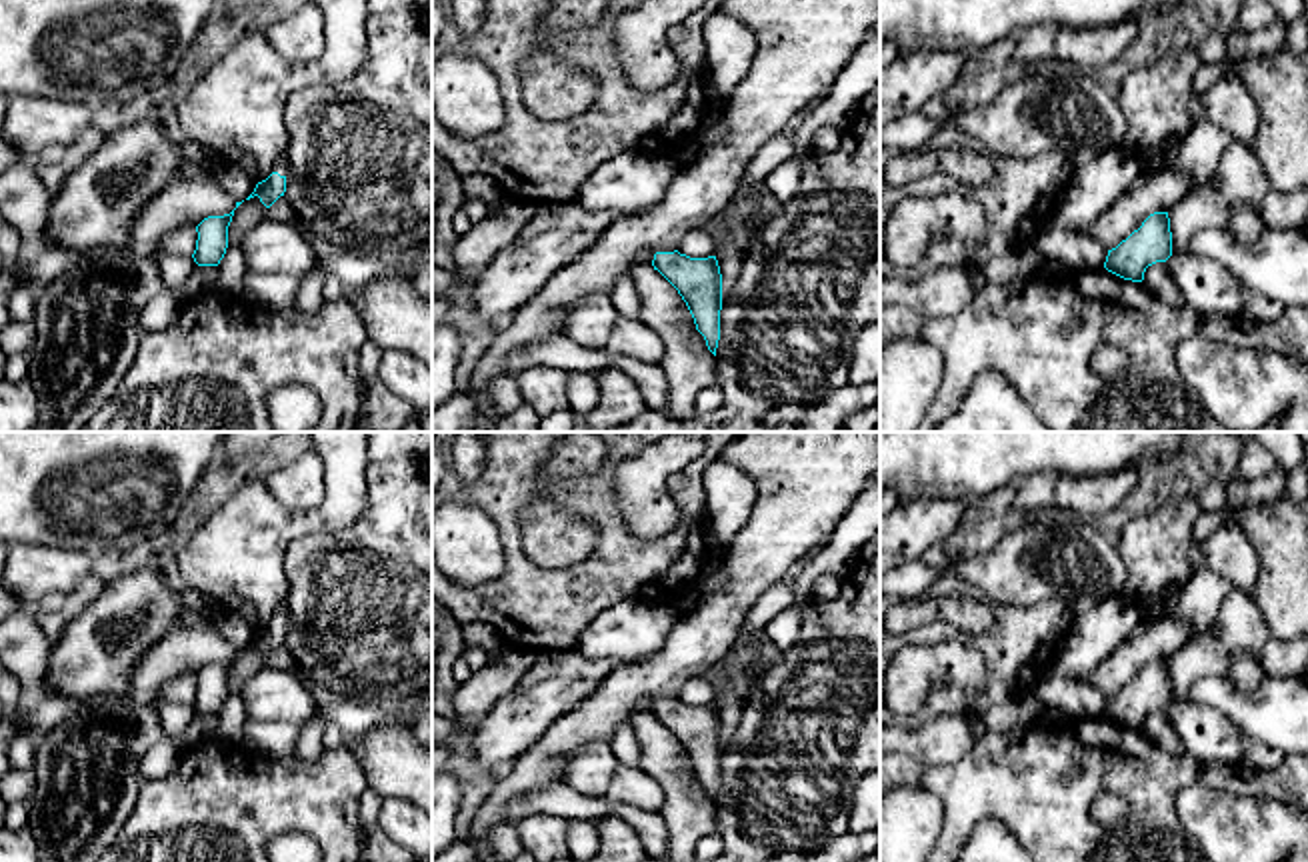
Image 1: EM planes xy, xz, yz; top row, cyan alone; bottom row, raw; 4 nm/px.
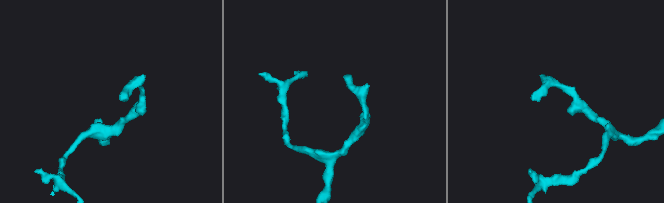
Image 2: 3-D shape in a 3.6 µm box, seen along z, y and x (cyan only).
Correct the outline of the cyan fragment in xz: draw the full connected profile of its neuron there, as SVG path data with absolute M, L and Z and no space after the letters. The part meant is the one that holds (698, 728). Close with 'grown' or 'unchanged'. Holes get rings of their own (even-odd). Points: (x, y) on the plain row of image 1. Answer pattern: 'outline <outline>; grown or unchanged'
outline M678 698L656 700L652 714L678 738L694 766L696 778L716 804L722 758L722 722L716 704L690 706Z; unchanged

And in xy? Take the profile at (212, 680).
outline M234 658L224 664L208 664L198 674L196 698L192 702L198 714L218 714L228 696L228 674Z; unchanged

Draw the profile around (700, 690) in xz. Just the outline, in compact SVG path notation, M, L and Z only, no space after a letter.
M694 676L686 680L678 692L678 700L690 706L708 706L716 702L716 684L710 676Z

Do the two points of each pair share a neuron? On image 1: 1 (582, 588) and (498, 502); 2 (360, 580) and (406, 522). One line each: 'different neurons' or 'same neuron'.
1: same neuron
2: same neuron

